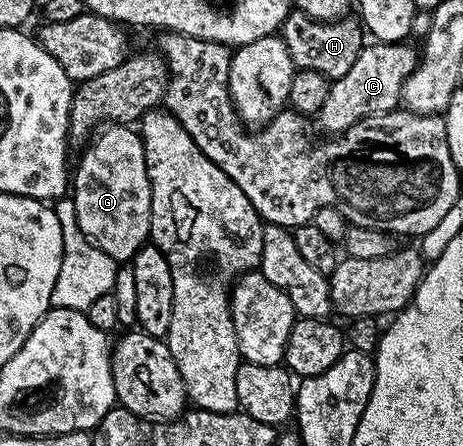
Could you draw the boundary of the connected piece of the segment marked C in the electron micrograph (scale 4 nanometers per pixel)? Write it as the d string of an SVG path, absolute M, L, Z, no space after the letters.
M406 41L378 42L364 45L357 56L357 64L345 72L343 78L331 82L329 96L325 96L325 104L320 108L317 121L323 130L331 136L344 134L361 120L374 114L384 114L396 109L403 96L403 85L417 69L415 50Z

